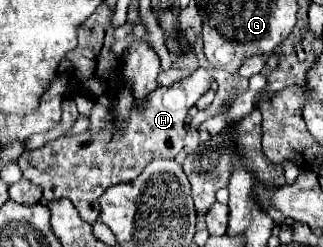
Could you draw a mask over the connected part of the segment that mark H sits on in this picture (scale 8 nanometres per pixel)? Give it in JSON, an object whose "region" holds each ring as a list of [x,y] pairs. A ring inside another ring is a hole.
{"region":[[[197,68],[193,76],[151,92],[149,102],[143,106],[143,116],[139,116],[139,108],[133,104],[127,124],[107,122],[97,134],[83,132],[61,136],[37,150],[25,150],[17,160],[23,170],[23,178],[37,184],[47,200],[69,198],[81,218],[93,224],[99,218],[99,198],[109,186],[135,180],[155,158],[175,158],[179,154],[187,134],[187,112],[209,90],[209,84],[211,78],[207,70]],[[119,130],[125,130],[125,136],[119,136]]]}

